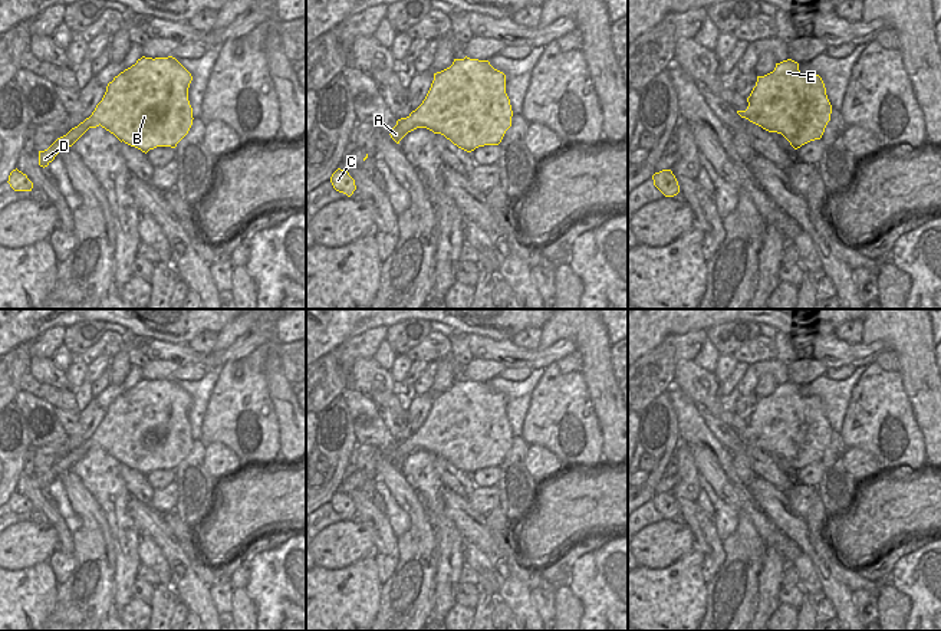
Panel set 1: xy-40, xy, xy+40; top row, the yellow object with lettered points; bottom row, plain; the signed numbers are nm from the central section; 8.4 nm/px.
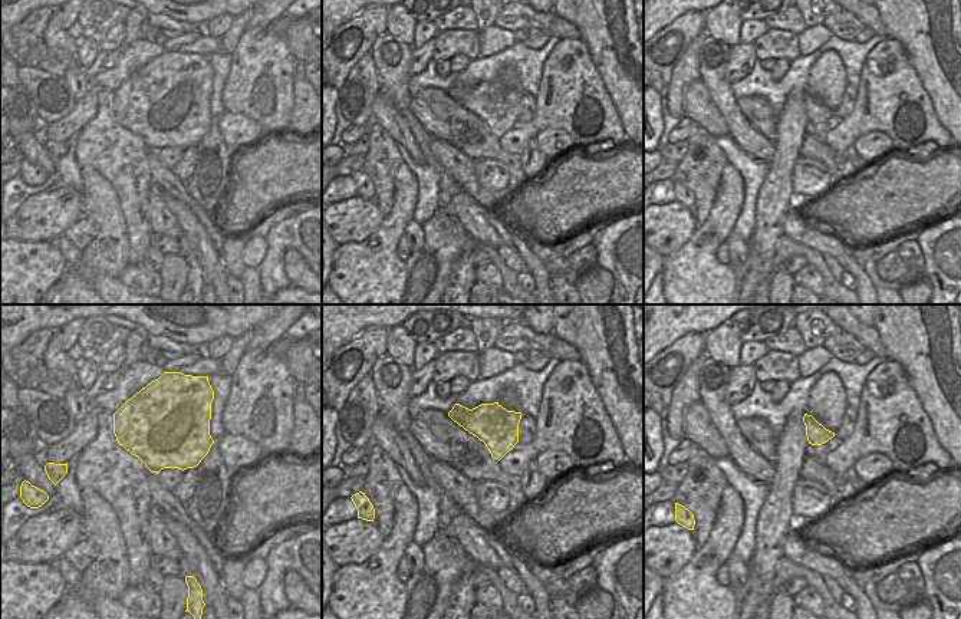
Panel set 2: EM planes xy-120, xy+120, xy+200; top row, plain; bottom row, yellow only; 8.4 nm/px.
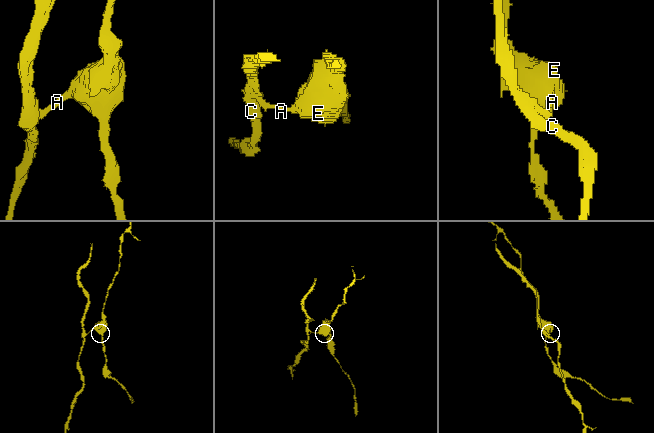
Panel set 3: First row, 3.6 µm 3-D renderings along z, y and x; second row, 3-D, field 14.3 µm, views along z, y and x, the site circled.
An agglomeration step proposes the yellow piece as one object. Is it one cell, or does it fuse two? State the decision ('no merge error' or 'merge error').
merge error

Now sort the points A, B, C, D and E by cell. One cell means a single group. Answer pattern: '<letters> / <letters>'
A C D / B E

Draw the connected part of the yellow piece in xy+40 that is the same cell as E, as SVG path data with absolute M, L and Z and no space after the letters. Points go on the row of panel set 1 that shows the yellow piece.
M792 59L757 76L747 102L747 109L737 114L769 132L782 134L794 149L820 139L832 114L822 78L803 75Z

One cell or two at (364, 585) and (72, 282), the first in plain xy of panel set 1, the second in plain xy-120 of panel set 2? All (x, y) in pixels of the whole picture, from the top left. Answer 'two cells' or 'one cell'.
two cells

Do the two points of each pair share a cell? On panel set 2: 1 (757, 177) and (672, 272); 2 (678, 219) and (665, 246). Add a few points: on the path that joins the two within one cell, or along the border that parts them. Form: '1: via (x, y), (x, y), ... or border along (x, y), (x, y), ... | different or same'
1: border along (729, 163), (743, 181), (743, 207), (733, 224) | different
2: via (671, 226), (665, 231), (665, 239) | same

